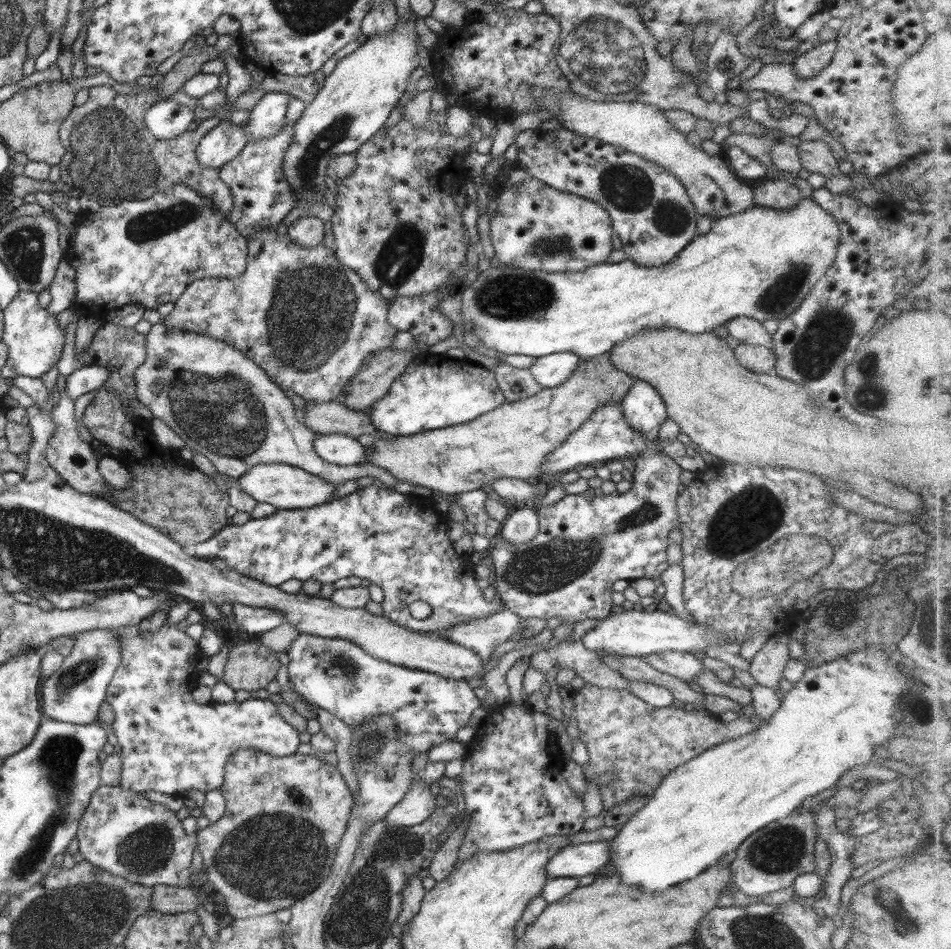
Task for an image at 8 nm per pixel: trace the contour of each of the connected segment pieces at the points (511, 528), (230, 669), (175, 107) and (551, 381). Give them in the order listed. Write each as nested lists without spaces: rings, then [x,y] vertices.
[[[528,504],[515,509],[505,517],[501,522],[499,536],[513,546],[521,543],[527,544],[527,541],[535,537],[537,531],[537,513],[535,513],[532,504]]]
[[[257,641],[231,643],[221,680],[234,691],[265,689],[279,666],[277,653]]]
[[[169,98],[149,107],[143,117],[143,124],[155,139],[163,141],[183,135],[194,118],[193,109]]]
[[[569,352],[541,356],[528,368],[530,376],[542,389],[556,388],[577,368],[580,359]]]

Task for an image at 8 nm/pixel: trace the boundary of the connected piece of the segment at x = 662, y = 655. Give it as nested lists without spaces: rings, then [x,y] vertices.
[[[663,651],[642,657],[655,670],[671,675],[683,682],[694,682],[695,675],[703,669],[701,660],[691,653]]]

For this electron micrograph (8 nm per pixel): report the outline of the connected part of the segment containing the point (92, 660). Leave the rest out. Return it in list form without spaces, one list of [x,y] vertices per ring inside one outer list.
[[[87,630],[73,636],[71,652],[60,667],[43,680],[41,700],[45,718],[69,724],[91,724],[97,721],[99,704],[105,698],[107,685],[119,665],[119,634],[116,630]]]

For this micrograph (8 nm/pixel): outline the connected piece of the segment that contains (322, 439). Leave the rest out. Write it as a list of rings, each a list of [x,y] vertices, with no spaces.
[[[338,434],[315,435],[315,454],[328,464],[359,466],[364,463],[365,449],[357,439]]]

